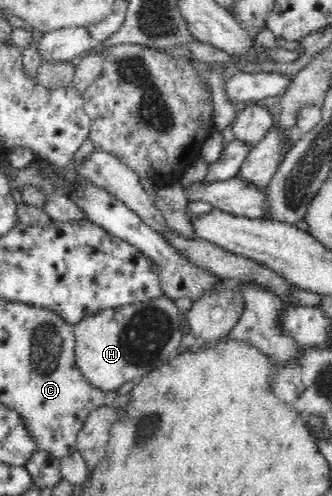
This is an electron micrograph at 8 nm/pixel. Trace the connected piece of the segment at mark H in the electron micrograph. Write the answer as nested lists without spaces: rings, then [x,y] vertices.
[[[167,296],[129,303],[116,309],[105,309],[99,314],[85,317],[74,326],[76,366],[82,371],[85,380],[97,390],[117,392],[128,381],[138,381],[153,369],[174,358],[185,332],[181,314],[174,300]]]

